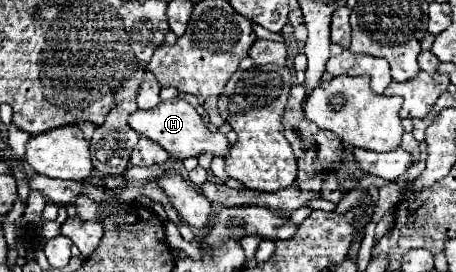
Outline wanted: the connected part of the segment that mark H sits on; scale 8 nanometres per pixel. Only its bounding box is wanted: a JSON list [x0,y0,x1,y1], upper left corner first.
[127,99,231,161]

